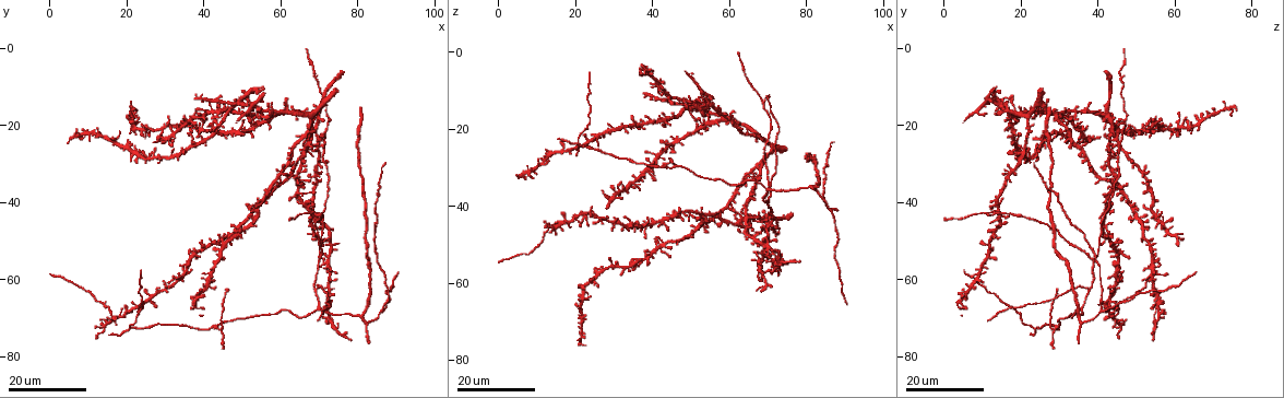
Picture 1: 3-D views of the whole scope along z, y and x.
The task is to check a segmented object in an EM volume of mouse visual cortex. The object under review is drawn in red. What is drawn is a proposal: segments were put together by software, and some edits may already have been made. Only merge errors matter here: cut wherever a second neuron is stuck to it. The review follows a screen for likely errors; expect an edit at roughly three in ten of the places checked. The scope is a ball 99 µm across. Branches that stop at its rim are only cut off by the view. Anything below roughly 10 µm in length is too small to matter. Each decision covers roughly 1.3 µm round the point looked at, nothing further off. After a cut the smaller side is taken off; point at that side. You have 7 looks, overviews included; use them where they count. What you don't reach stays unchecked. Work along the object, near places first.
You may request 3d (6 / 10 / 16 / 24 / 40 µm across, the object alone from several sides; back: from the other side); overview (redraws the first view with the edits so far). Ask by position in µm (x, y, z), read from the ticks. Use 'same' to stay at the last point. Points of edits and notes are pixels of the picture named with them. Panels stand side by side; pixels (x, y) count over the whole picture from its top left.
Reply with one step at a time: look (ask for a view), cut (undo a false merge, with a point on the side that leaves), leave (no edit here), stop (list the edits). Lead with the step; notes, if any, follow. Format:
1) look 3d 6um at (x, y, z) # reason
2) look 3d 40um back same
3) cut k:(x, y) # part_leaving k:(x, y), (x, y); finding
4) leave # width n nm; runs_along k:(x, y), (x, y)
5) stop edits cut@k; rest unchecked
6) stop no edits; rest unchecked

look 3d 24um at (21.0, 72.5, 23.5) # small branch off a trunk

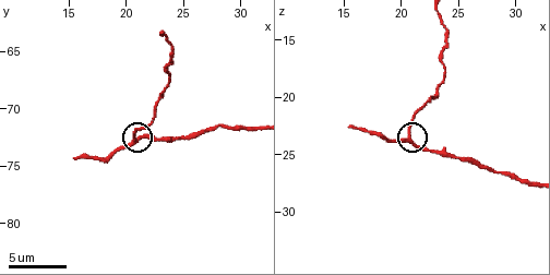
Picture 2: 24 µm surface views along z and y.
look 3d 10um at (20.8, 72.8, 23.4)

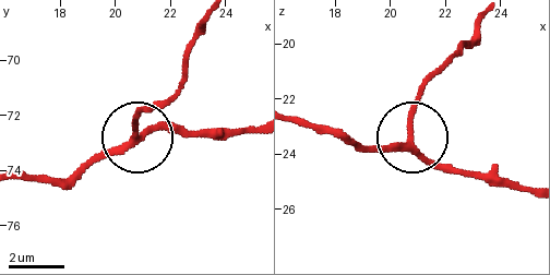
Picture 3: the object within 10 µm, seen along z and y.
leave # width 220 nm; one neuron here

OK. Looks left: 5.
look 3d 16um at (69.0, 63.0, 37.5) # two arms in line, one across

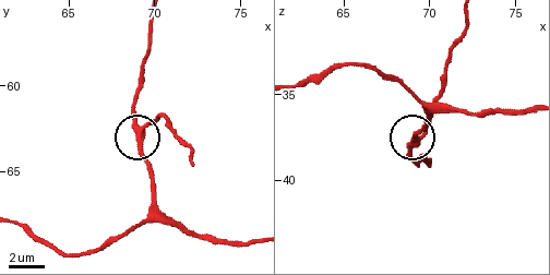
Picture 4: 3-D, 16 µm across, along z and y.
look 3d 10um at (69.3, 62.7, 37.6)

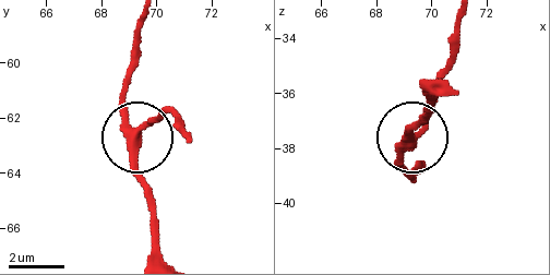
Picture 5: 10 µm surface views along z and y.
leave # width 300 nm; runs_along 5:(144, 22), (126, 112), (139, 129), (165, 108); continuous, no second neuron

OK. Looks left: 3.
look 3d 16um at (81.5, 69.5, 35.5) # three-way junction

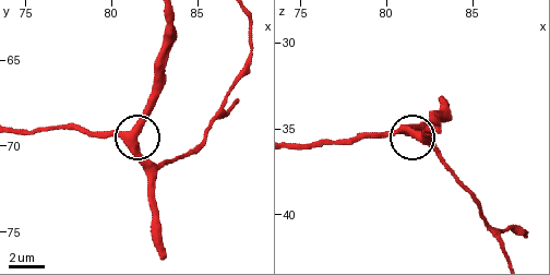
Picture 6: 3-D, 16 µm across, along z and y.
look 3d 6um same # zoom in

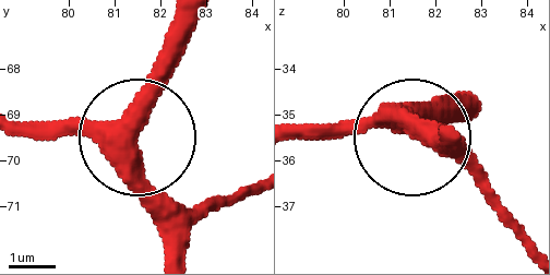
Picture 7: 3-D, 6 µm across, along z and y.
leave # arms 3; runs_along 7:(27, 126), (121, 130), (188, 215); all the same neuron

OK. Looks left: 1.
stop no edits; rest unchecked

